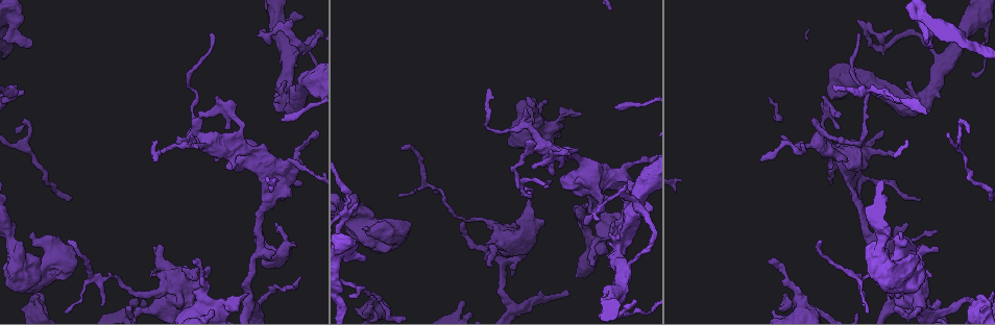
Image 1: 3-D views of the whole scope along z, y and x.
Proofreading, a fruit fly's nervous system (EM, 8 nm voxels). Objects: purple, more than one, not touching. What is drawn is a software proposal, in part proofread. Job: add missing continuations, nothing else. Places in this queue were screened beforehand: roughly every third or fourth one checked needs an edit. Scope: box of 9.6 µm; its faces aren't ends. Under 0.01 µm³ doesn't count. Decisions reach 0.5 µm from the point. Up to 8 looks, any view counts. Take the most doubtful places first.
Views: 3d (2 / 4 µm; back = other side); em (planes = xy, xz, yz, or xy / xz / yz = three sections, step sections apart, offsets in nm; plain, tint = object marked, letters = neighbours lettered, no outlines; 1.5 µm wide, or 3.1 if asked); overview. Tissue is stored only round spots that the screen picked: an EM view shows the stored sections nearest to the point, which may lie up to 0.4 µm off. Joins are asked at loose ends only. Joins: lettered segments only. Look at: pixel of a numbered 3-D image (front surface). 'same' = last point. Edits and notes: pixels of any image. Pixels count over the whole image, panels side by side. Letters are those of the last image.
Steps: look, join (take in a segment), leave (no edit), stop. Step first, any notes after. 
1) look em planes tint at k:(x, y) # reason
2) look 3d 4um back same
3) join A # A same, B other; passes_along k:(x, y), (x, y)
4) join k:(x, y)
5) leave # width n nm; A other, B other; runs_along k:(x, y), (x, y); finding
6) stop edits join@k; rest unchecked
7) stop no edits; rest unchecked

look em planes letters at 1:(770, 261)

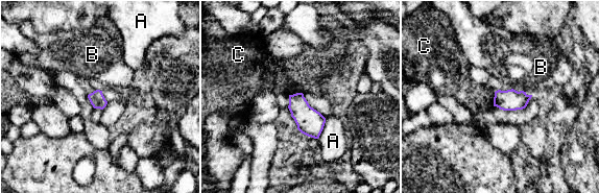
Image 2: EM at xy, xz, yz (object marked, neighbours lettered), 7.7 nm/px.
leave # longest_contact A 180 nm; A other, B other, C other; border 2:(303, 93), (289, 95); no lettered segment goes on from it

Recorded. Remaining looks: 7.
look 3d 2um at 1:(933, 44) # an open end

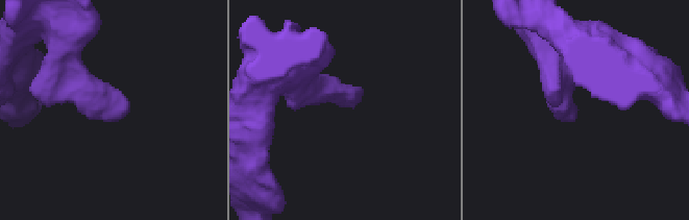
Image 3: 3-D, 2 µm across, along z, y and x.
look em planes letters at 3:(573, 114)

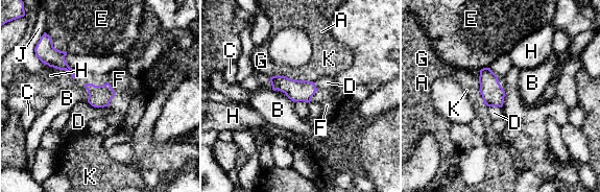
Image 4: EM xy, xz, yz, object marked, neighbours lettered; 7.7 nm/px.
leave # width 160 nm; A other, B other, C other, D other, E other, F other, G other, H other, J other, K other; no lettered segment goes on from it

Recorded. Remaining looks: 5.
look em yz step 4 plain at 1:(636, 301) # an open end

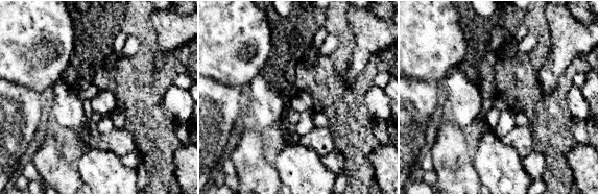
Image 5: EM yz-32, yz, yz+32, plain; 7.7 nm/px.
look em yz step 4 letters same

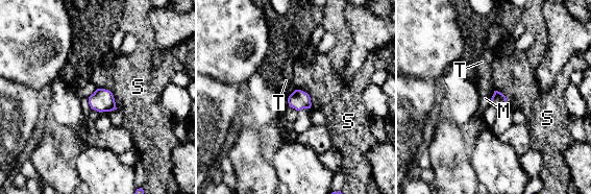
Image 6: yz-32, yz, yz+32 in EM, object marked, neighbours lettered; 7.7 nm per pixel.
leave # longest_contact S 220 nm; M other, S other, T other; border 6:(97, 88), (112, 93), (117, 108); none of them fits

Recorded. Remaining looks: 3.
stop no edits; rest unchecked

